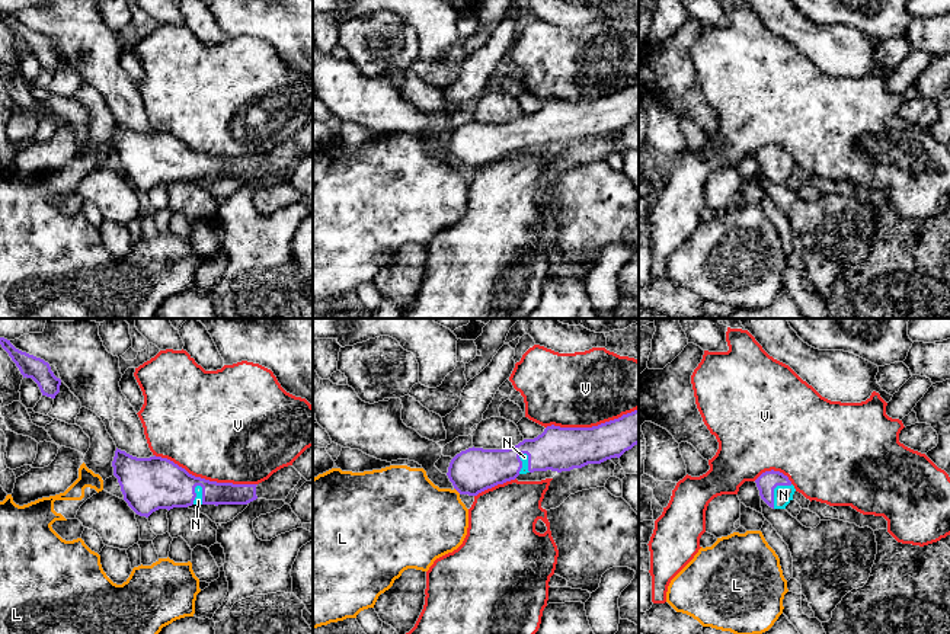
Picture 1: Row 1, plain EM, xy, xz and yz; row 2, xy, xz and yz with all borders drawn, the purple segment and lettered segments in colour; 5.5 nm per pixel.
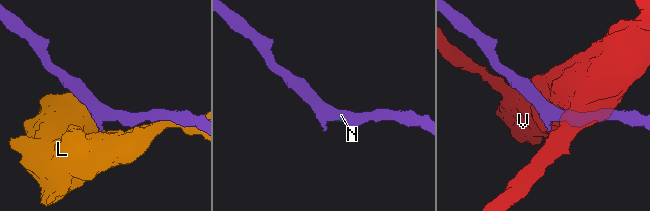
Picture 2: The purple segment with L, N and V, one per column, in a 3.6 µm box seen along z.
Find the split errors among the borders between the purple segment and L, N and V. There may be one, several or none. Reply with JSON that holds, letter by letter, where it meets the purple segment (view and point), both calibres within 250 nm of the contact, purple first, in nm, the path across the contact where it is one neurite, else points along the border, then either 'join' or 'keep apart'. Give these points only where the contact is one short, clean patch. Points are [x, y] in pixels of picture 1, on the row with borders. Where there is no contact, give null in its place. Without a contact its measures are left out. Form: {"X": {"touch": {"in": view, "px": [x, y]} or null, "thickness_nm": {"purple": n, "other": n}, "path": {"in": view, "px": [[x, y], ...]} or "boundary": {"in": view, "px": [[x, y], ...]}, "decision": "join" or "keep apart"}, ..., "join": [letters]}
{"L": {"touch": {"in": "xz", "px": [457, 490]}, "thickness_nm": {"purple": 260, "other": 420}, "decision": "keep apart"}, "N": {"touch": {"in": "xz", "px": [521, 461]}, "thickness_nm": {"purple": 240, "other": 50}, "decision": "join"}, "V": {"touch": {"in": "xy", "px": [204, 479]}, "thickness_nm": {"purple": 280, "other": 500}, "decision": "keep apart"}, "join": ["N"]}

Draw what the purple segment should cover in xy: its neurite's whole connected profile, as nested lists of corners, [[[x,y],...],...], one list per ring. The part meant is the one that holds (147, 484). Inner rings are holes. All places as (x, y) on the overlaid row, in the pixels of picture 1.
[[[116,448],[112,461],[124,500],[140,516],[148,518],[159,509],[188,507],[192,505],[247,505],[258,499],[258,484],[217,483],[189,474],[185,468],[161,457],[137,458]]]

